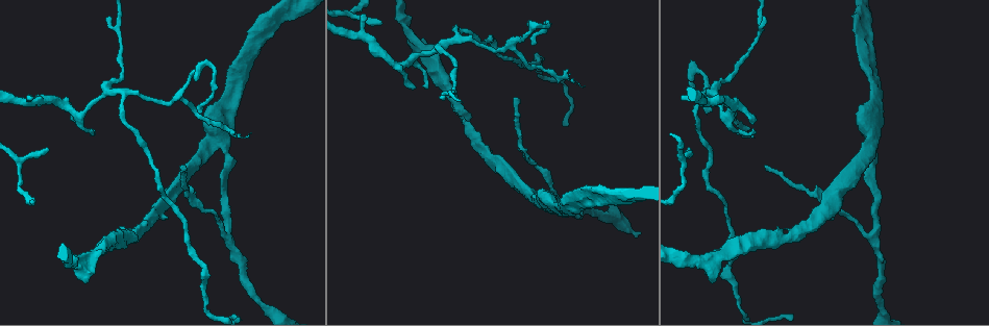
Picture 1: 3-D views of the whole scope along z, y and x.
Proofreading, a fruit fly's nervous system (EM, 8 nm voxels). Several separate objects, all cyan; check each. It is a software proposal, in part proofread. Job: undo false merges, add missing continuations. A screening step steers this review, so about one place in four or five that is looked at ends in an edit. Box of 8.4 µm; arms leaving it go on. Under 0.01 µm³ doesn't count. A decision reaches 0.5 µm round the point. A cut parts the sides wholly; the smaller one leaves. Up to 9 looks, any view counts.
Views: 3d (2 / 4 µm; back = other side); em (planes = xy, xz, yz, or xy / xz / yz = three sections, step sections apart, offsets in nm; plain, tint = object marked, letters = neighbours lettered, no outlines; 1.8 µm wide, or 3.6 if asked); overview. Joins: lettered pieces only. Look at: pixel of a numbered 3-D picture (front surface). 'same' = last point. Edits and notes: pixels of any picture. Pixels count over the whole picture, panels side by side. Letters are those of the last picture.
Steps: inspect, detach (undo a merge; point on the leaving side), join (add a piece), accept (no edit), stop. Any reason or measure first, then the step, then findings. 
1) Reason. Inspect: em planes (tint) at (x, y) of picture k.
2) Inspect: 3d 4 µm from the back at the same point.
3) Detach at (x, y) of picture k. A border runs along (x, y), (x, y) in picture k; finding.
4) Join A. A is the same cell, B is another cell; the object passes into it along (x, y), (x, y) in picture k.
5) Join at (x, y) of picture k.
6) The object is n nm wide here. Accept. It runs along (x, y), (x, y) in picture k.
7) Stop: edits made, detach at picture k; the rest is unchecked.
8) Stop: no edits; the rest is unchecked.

Four or more arms meet. Inspect: 3d 4 µm at (218, 140) of picture 1.

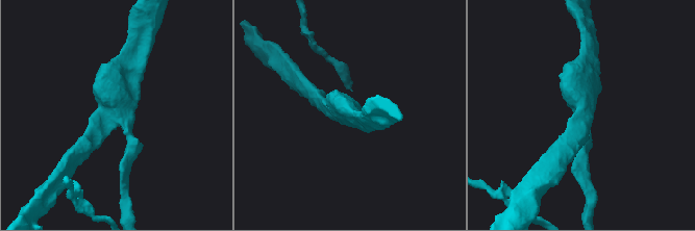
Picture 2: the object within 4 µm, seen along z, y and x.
4 arms meet here. Inspect: em planes (plain) at (118, 118) of picture 2.

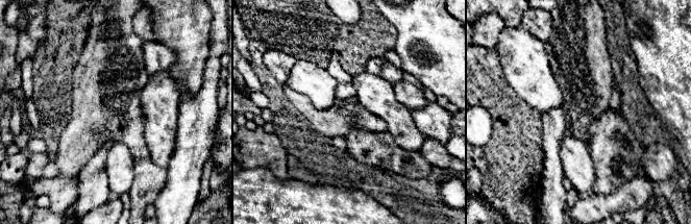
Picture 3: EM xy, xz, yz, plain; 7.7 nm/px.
What lies round it. Inspect: em planes (letters) at the same point.

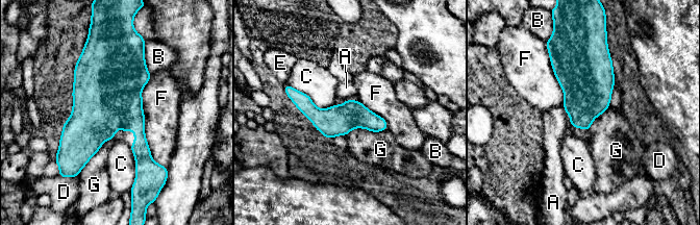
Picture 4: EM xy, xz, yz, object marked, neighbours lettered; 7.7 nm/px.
Accept. A, B, C, D, E, F and G are other cells; a border runs along (101, 146), (77, 175) in picture 4; continuous, no second neuron.

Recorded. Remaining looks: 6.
Sharp bend. Inspect: em xy step 4 (letters) at (706, 90) of picture 1.

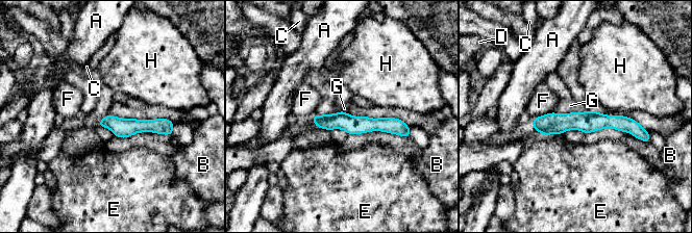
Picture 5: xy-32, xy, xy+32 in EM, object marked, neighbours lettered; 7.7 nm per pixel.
Accept. A, B, C, D, E, F, G and H are other cells; a border runs along (585, 110), (561, 113) in picture 5; one neuron here.

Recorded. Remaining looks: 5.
Inspect: em planes (letters) at (415, 88) of picture 1.

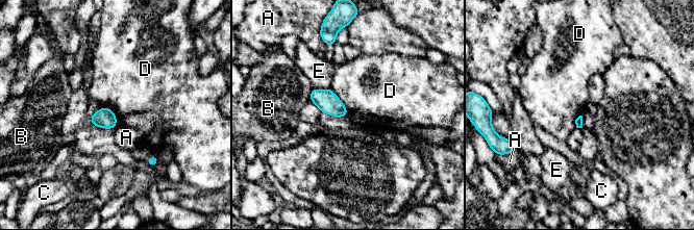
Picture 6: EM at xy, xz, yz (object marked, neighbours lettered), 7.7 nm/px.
Accept. A, B, C, D and E are other cells; a border runs along (329, 88), (342, 102), (348, 113) in picture 6; no lettered piece goes on from it.

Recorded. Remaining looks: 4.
An open end. Inspect: 3d 4 µm at (46, 151) of picture 1.

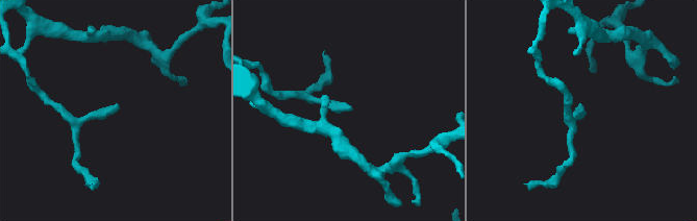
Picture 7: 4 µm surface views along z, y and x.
Inspect: em planes (tint) at (119, 106) of picture 7.

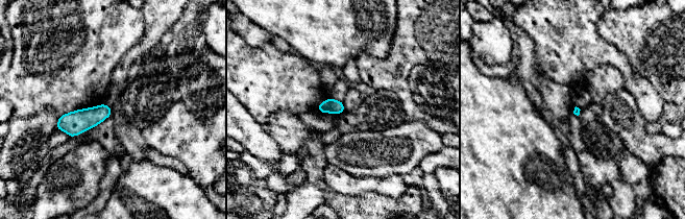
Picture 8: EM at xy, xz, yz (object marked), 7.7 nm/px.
See the neighbours. Inspect: em planes (letters) at the same point.

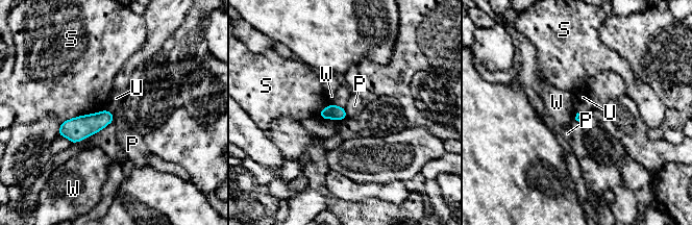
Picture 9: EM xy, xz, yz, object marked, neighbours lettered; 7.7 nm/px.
The longest contact is with S, 360 nm. Accept. P, S, U and W are other cells; a border runs along (343, 107), (347, 116) in picture 9; no lettered piece goes on from it.

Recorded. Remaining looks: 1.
Stop: no edits; the rest is unchecked.

